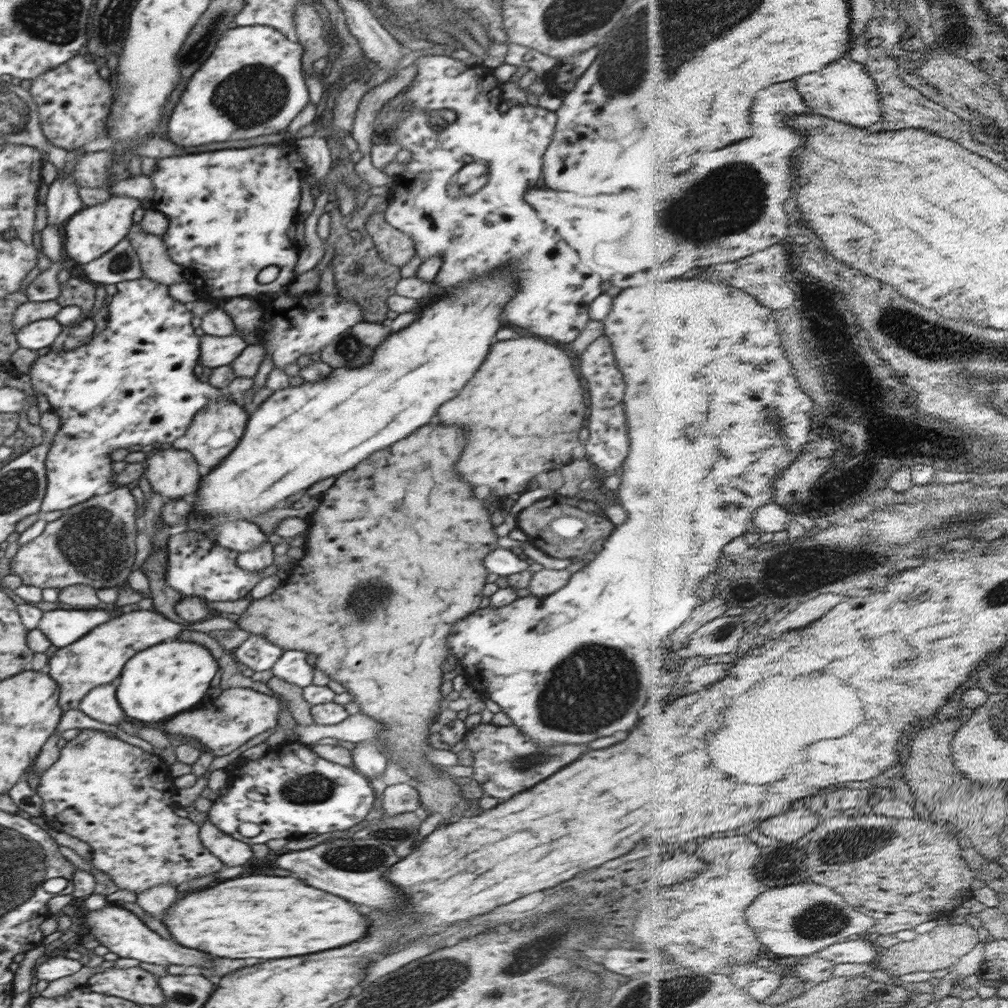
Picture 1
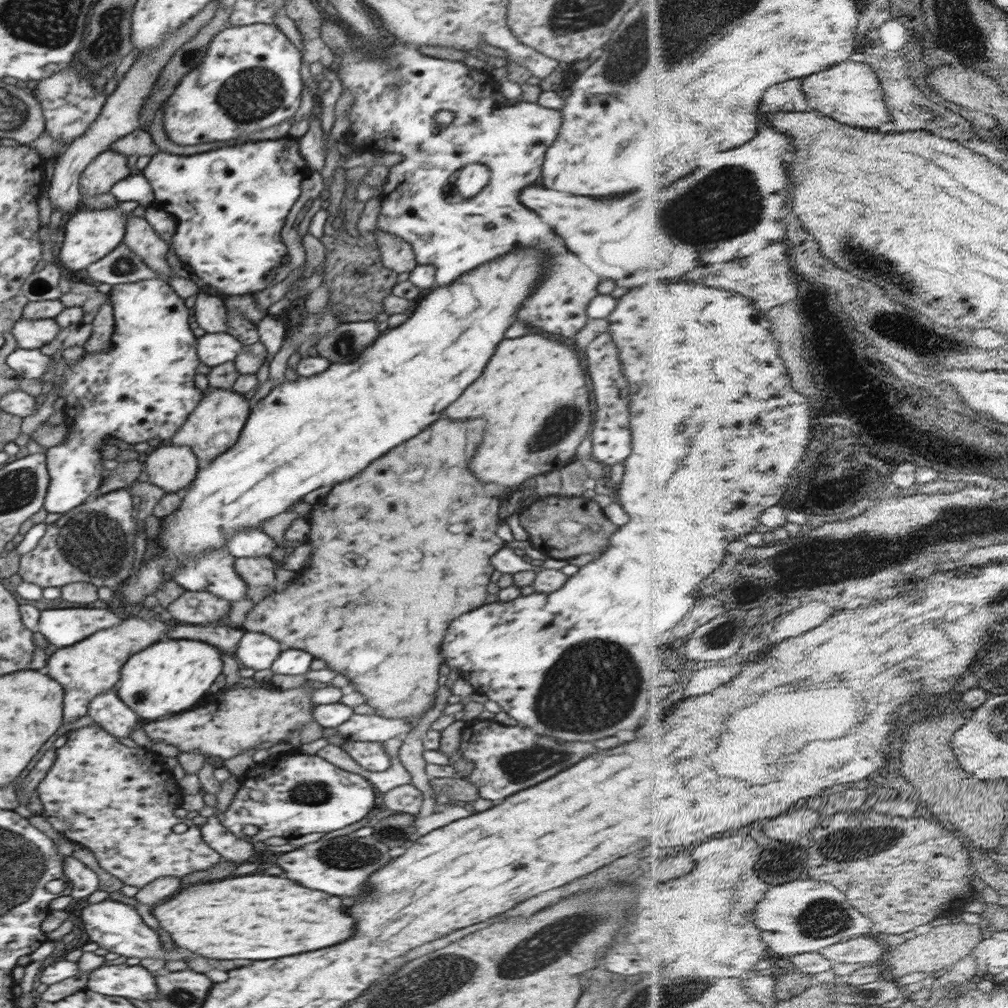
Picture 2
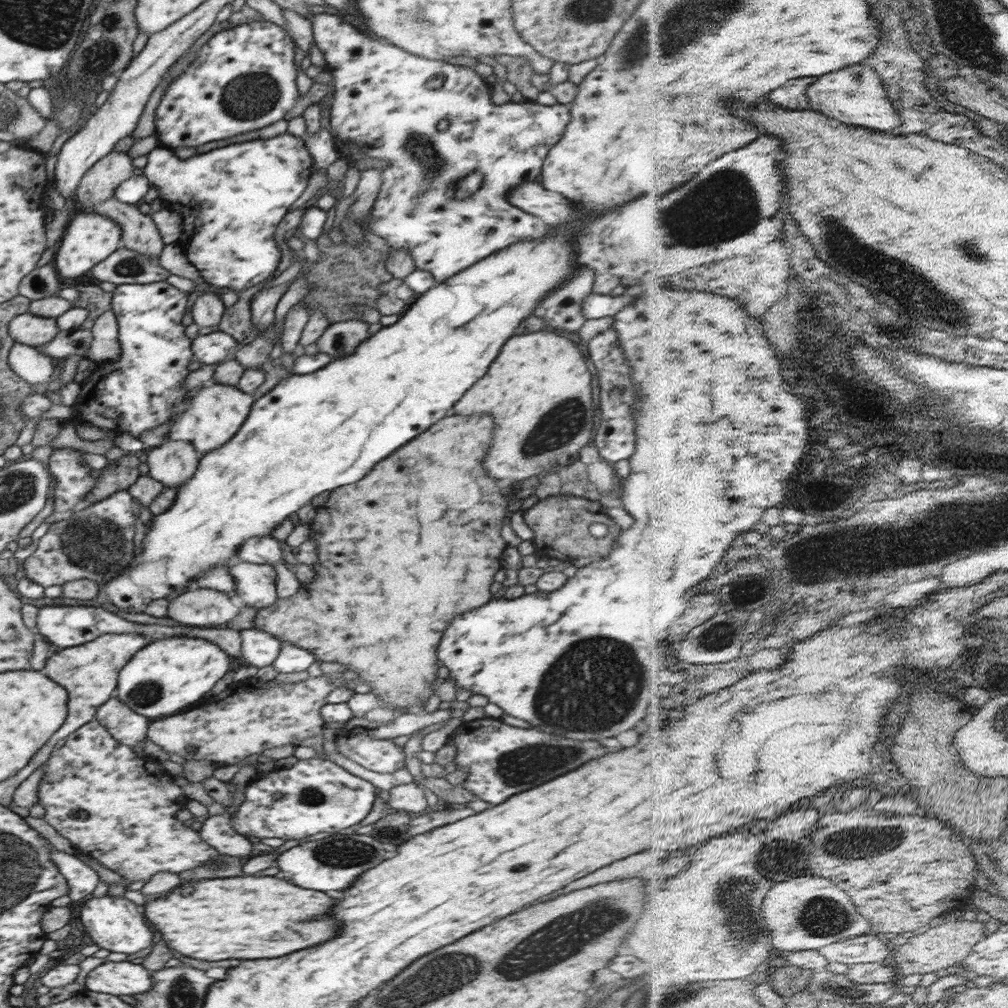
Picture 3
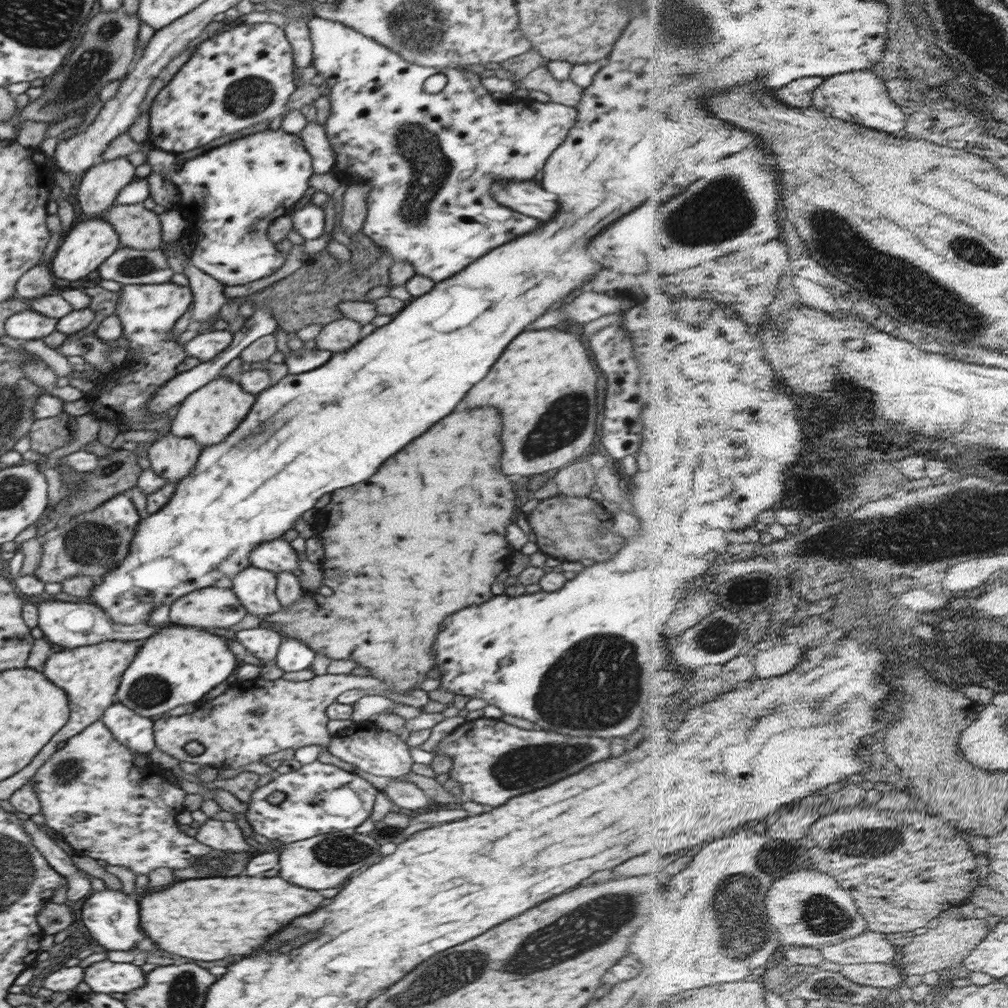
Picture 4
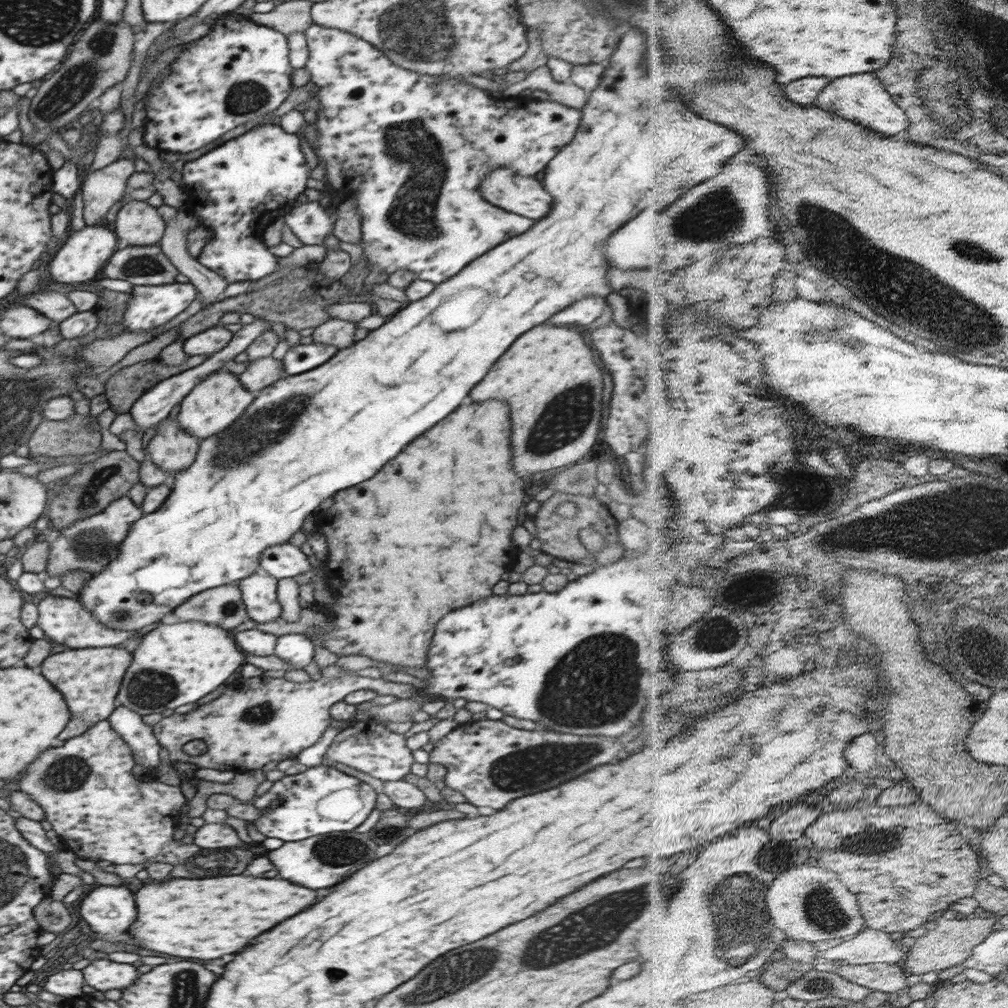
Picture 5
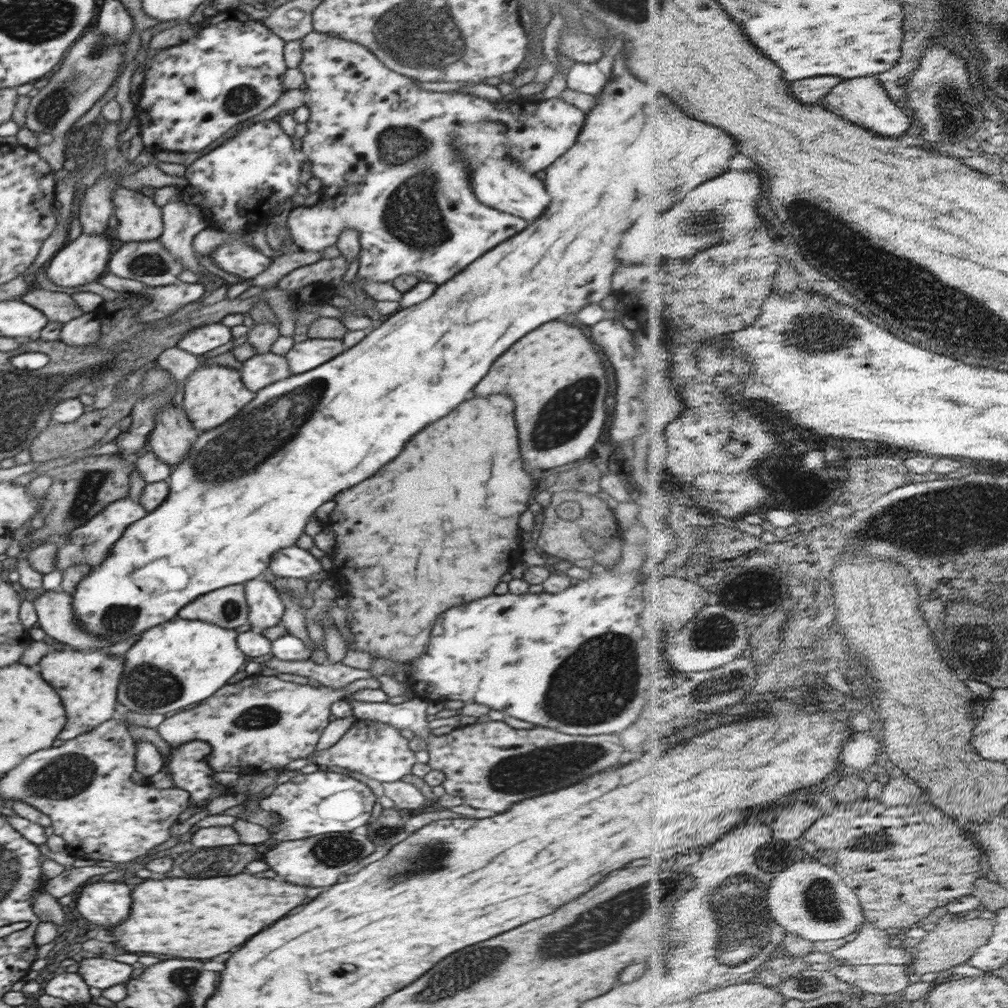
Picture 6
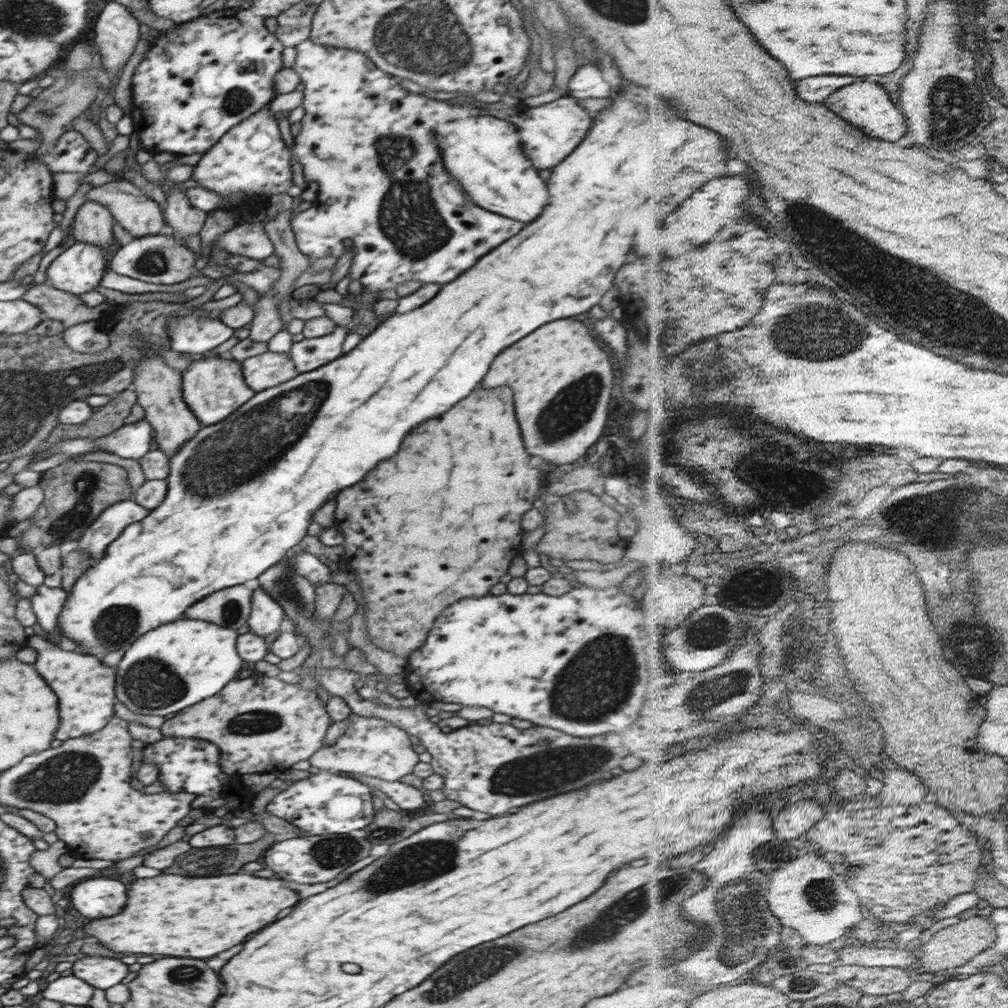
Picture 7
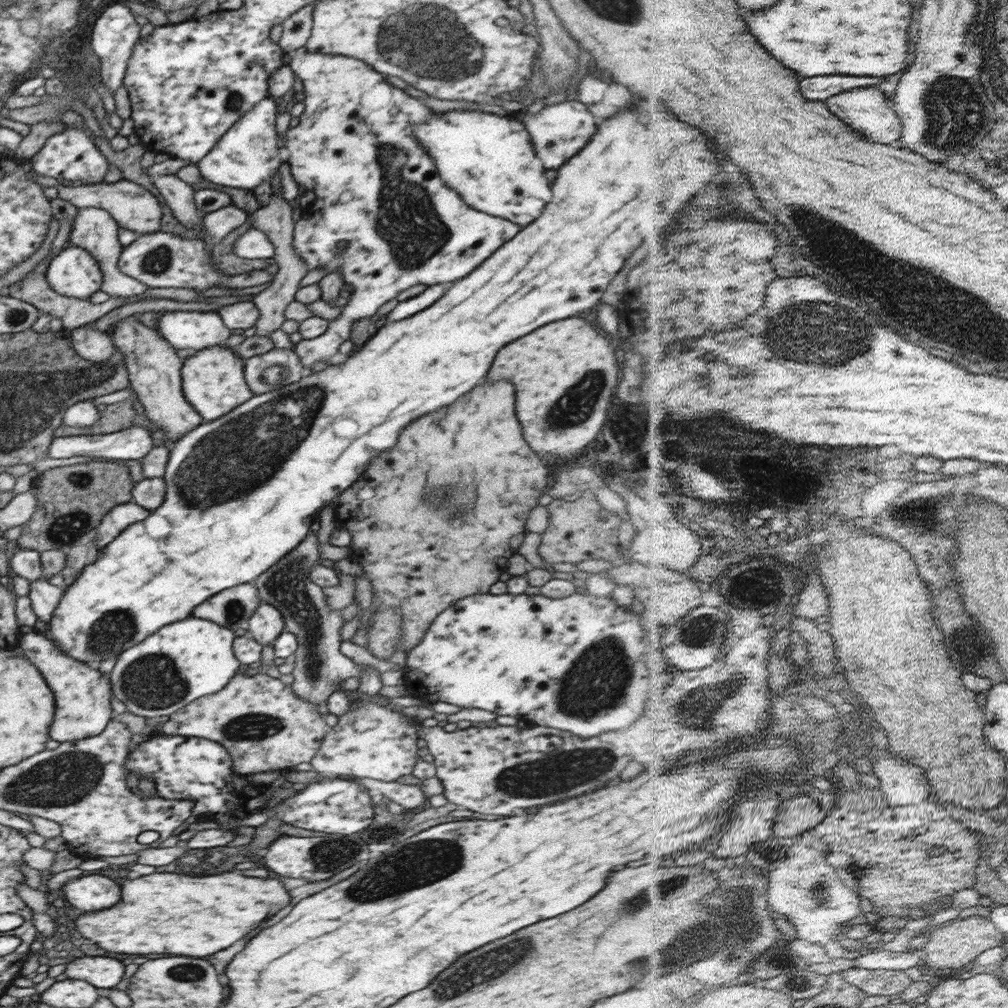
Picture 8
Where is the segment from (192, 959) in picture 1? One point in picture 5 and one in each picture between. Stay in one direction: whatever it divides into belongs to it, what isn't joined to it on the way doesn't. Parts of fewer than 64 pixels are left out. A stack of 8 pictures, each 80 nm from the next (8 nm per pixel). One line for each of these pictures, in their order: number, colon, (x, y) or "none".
2: (116, 927)
3: (115, 924)
4: (111, 916)
5: (109, 910)

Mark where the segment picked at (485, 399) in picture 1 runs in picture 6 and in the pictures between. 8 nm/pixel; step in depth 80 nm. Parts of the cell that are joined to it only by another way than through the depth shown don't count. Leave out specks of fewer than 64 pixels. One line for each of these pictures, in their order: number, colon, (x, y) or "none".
2: (533, 394)
3: (536, 376)
4: (544, 385)
5: (549, 377)
6: (560, 414)

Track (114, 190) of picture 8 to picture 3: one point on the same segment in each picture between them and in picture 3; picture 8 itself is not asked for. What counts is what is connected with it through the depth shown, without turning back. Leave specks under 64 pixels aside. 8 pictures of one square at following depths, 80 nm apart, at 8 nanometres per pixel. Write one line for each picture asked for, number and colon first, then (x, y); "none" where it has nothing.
3: (140, 233)
4: (139, 228)
5: (137, 223)
6: (139, 218)
7: (140, 216)

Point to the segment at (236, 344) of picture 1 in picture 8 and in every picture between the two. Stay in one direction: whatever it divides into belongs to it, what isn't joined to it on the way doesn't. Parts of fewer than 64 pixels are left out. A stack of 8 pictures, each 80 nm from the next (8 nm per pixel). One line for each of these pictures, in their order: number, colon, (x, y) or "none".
2: (213, 349)
3: (215, 347)
4: (206, 345)
5: (213, 339)
6: (200, 340)
7: (196, 335)
8: (198, 330)

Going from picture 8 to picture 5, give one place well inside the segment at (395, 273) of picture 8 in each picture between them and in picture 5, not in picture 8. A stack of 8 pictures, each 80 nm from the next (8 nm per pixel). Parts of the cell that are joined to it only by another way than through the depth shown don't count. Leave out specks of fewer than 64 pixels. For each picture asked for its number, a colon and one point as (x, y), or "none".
5: (401, 142)
6: (383, 148)
7: (368, 143)

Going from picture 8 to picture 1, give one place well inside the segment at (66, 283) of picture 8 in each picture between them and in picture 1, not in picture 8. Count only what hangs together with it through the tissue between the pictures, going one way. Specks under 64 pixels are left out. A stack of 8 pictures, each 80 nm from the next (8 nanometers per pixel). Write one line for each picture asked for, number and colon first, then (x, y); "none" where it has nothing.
1: (93, 231)
2: (87, 236)
3: (89, 238)
4: (87, 244)
5: (81, 254)
6: (78, 262)
7: (78, 269)

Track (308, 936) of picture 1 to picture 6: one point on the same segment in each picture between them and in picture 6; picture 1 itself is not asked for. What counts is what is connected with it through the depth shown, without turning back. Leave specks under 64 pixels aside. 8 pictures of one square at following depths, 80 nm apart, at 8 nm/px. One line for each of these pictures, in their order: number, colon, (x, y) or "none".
2: (251, 917)
3: (246, 917)
4: (206, 918)
5: (203, 919)
6: (199, 918)

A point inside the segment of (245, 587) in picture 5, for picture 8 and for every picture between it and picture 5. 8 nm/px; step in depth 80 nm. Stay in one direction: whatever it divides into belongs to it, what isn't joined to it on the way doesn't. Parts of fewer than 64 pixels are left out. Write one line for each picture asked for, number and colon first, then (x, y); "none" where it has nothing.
6: (266, 609)
7: (266, 615)
8: (266, 624)

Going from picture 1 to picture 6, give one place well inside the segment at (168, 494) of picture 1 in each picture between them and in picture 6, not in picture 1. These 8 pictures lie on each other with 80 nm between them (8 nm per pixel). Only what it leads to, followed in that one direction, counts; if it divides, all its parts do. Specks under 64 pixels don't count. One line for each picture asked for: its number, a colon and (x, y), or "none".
2: (172, 468)
3: (172, 463)
4: (172, 457)
5: (172, 450)
6: (173, 435)

